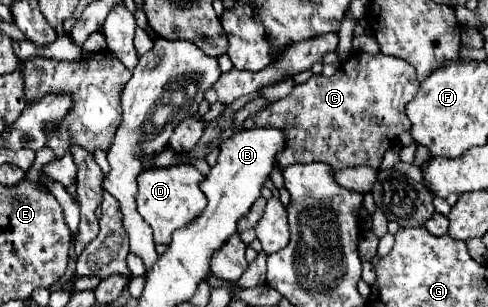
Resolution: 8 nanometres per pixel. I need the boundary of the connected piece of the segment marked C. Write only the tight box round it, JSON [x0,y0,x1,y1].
[246,52,418,170]

